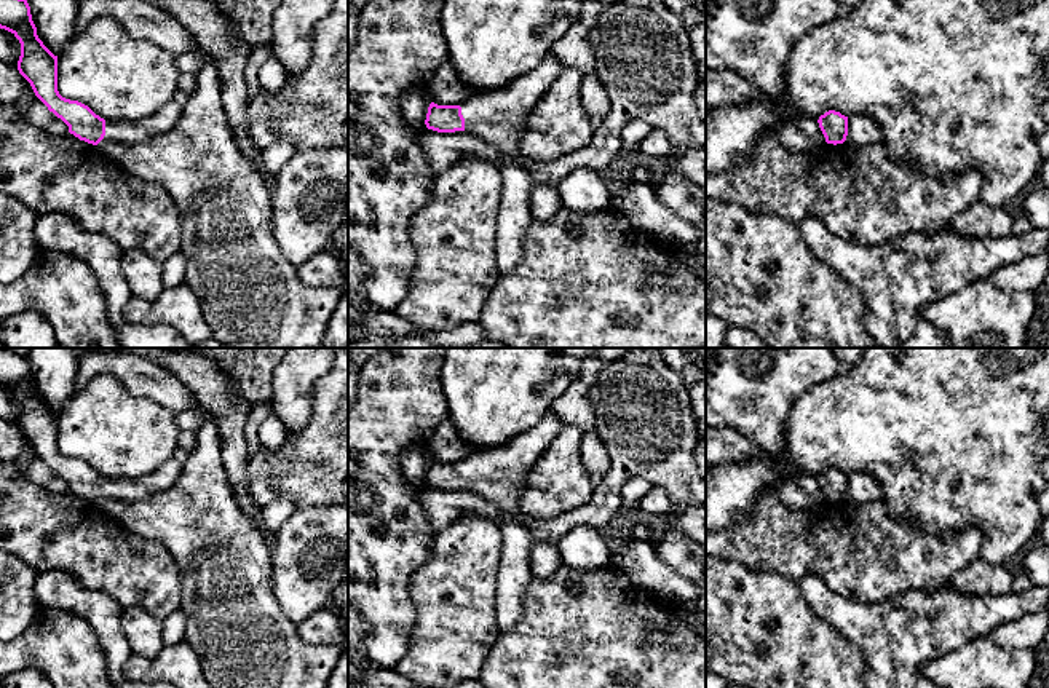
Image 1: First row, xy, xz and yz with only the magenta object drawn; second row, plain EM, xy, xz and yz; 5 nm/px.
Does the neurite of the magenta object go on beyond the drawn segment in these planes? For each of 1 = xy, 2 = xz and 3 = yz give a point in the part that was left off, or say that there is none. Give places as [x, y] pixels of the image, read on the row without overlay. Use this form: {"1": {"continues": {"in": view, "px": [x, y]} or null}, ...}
{"1": {"continues": {"in": "xy", "px": [165, 476]}}, "2": {"continues": {"in": "xz", "px": [497, 474]}}, "3": {"continues": null}}

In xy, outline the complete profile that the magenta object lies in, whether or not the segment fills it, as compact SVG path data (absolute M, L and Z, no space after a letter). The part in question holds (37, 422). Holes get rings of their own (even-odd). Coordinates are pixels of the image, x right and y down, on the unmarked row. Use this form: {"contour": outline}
{"contour": "M0 348L0 386L11 389L21 401L19 431L48 468L61 476L69 484L69 490L80 498L93 503L102 496L137 501L169 488L182 473L182 465L171 458L150 474L112 479L101 476L78 458L62 455L57 449L57 413L38 396L27 358L5 348Z"}

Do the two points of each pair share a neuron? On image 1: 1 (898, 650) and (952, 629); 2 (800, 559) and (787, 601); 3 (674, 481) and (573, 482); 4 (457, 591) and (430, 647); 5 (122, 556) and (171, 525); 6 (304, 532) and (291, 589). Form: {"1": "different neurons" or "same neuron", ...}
{"1": "same neuron", "2": "different neurons", "3": "different neurons", "4": "same neuron", "5": "different neurons", "6": "same neuron"}

